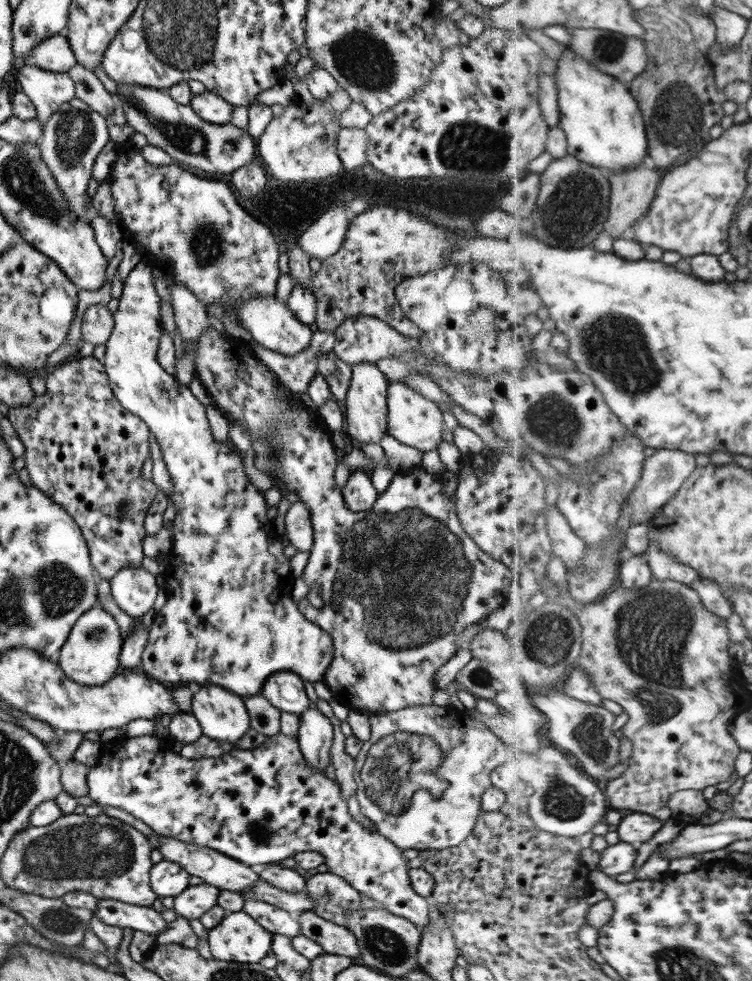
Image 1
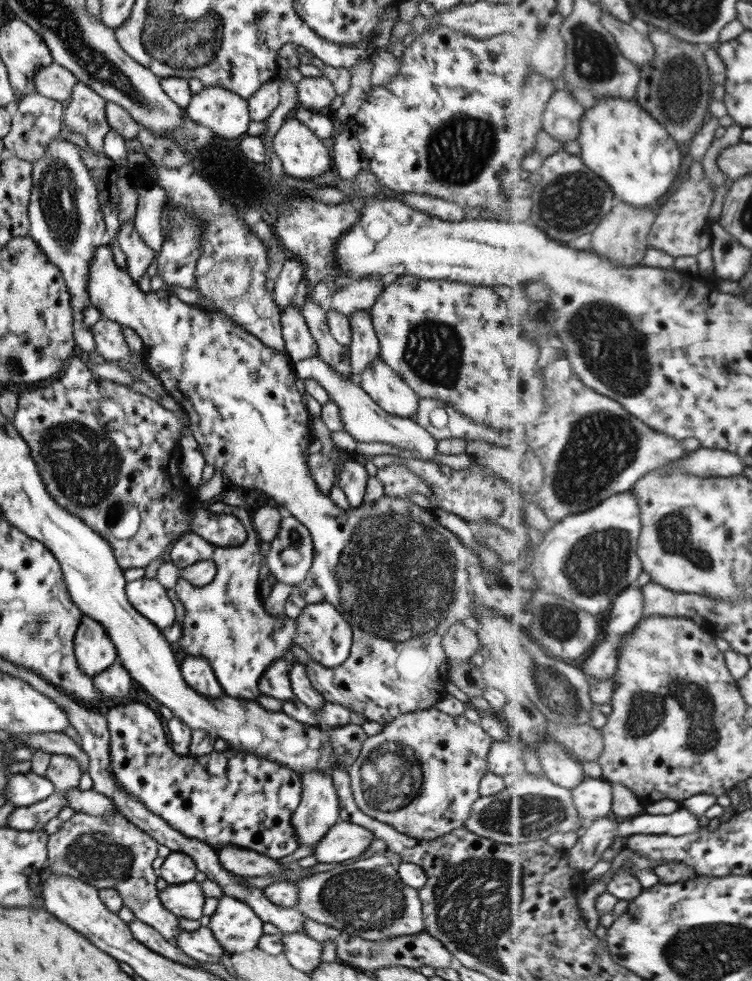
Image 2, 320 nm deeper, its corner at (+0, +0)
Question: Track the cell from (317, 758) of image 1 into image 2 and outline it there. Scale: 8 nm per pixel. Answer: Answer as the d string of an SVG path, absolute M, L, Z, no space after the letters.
M316 770L299 773L300 776L300 801L291 813L290 823L298 838L298 844L303 846L314 846L324 837L325 832L339 821L338 798L332 785L329 774L323 774Z

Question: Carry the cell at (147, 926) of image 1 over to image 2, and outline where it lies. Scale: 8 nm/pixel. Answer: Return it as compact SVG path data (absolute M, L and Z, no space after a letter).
M199 927L193 932L185 932L179 930L179 934L175 935L175 943L183 954L187 954L189 958L197 962L220 963L221 954L224 953L223 948L219 946L217 940L209 931L209 927Z

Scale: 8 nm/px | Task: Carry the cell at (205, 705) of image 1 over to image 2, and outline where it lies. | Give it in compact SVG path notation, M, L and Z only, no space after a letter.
M180 655L178 667L183 680L198 694L217 698L225 695L209 663L200 656Z

